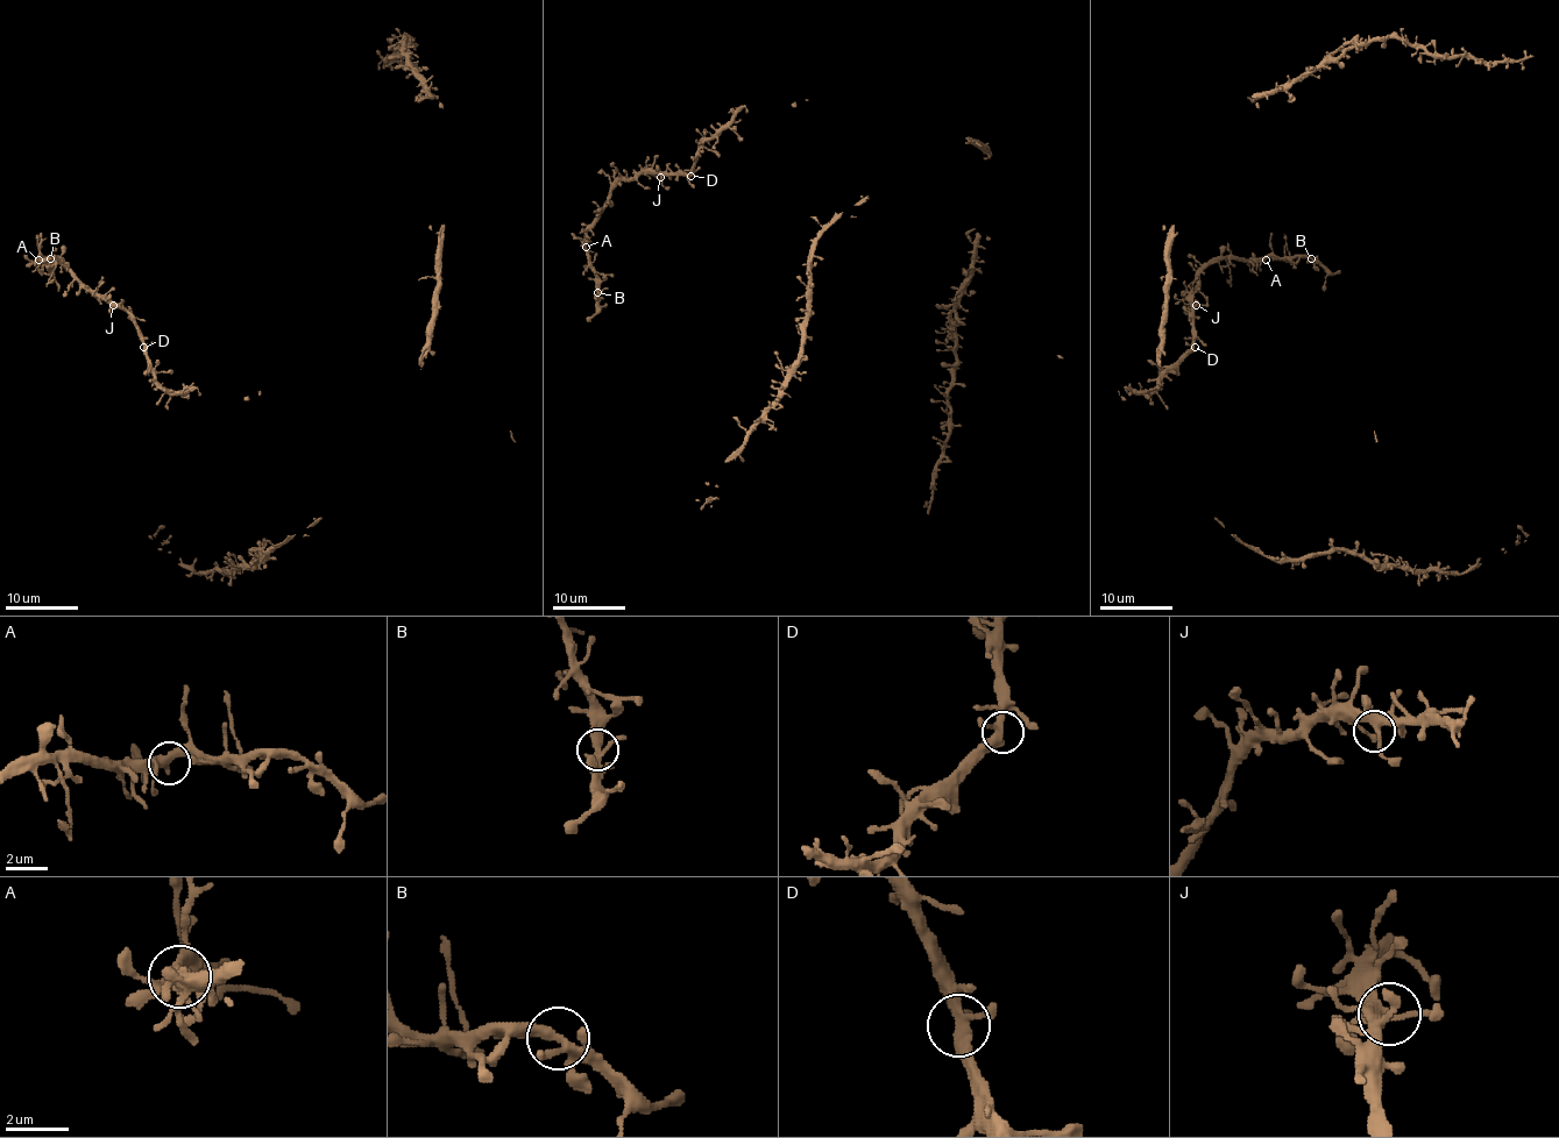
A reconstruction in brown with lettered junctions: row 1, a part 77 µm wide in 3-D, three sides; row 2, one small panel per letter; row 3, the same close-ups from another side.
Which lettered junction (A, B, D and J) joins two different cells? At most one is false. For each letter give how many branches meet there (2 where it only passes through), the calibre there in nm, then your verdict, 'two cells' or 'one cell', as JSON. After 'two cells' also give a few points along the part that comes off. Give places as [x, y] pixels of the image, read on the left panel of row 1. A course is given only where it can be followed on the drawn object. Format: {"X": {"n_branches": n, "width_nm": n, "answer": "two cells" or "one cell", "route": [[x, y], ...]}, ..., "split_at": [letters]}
{"A": {"n_branches": 4, "width_nm": 360, "answer": "one cell"}, "B": {"n_branches": 4, "width_nm": 300, "answer": "one cell"}, "D": {"n_branches": 4, "width_nm": 340, "answer": "one cell"}, "J": {"n_branches": 5, "width_nm": 400, "answer": "one cell"}, "split_at": []}

